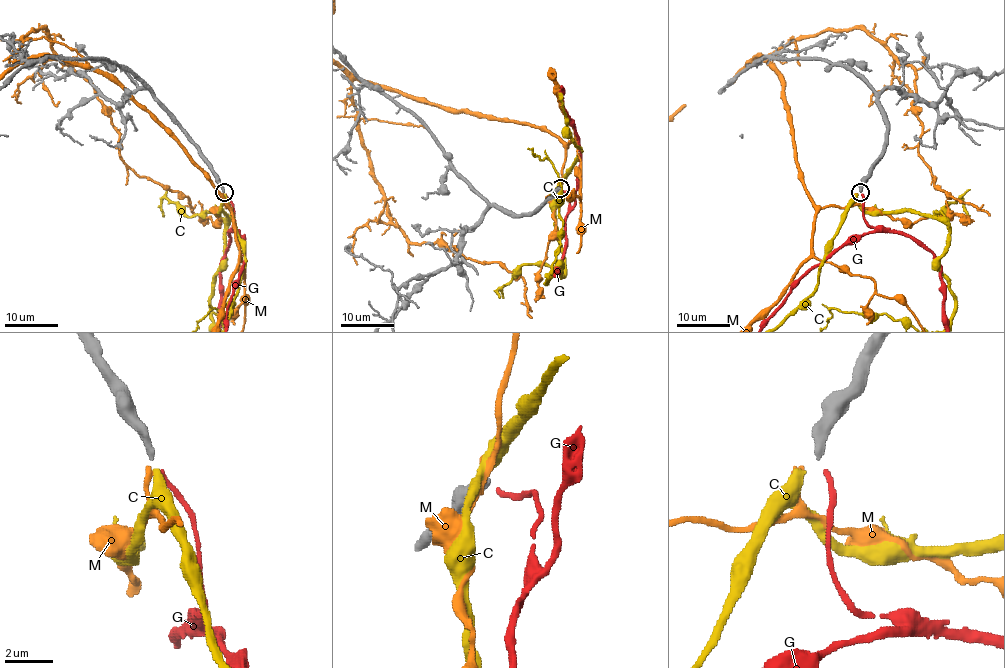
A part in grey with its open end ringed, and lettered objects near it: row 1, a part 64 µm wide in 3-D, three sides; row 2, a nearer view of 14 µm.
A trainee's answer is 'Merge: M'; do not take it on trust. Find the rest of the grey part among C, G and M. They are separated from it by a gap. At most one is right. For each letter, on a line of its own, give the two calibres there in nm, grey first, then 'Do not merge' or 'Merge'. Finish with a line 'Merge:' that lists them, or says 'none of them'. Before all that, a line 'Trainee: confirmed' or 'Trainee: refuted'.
Trainee: refuted
C: Thickness 280 nm (grey) against 400 nm. Merge
G: Thickness 280 nm (grey) against 190 nm. Do not merge
M: Thickness 280 nm (grey) against 280 nm. Do not merge
Merge: C

